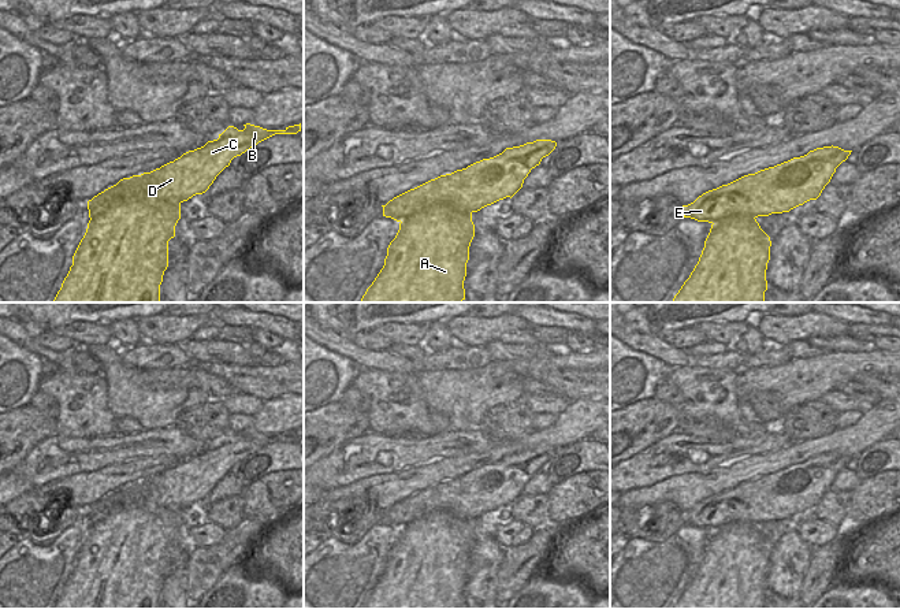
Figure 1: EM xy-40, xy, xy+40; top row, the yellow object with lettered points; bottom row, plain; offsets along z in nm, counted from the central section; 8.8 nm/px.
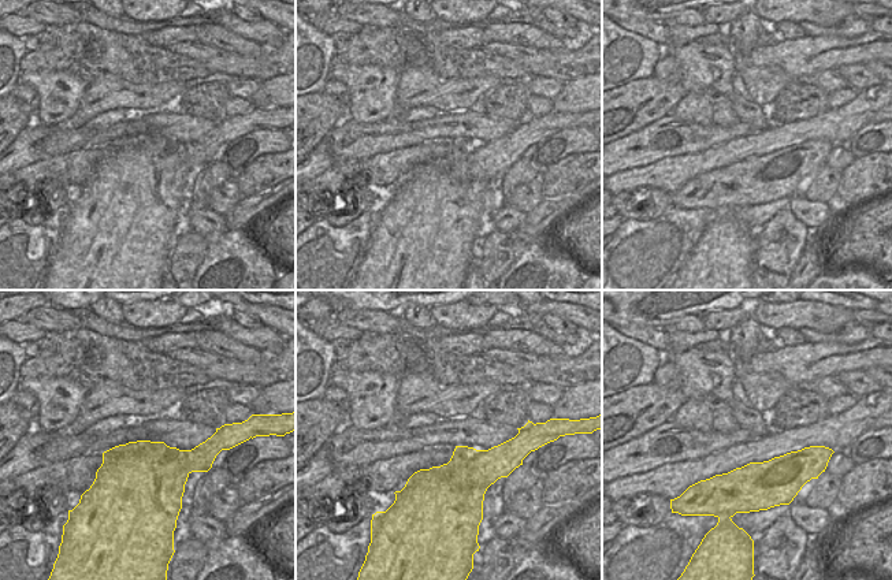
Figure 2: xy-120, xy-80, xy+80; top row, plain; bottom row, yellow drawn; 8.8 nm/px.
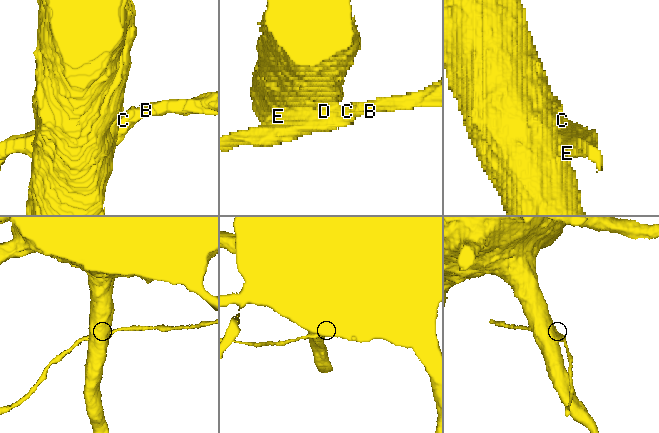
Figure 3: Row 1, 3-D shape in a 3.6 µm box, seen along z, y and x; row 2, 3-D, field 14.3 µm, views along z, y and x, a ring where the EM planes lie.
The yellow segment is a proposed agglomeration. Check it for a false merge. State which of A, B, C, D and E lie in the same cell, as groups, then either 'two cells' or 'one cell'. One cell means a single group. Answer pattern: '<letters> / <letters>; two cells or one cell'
A / B C D E; two cells

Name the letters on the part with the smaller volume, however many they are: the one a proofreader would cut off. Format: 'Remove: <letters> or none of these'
Remove: B, C, D, E

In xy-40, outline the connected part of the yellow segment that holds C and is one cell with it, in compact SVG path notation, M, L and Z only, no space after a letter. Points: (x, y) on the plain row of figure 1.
M250 430L243 431L243 437L228 432L217 446L208 448L204 453L183 460L181 464L170 468L160 475L141 482L120 486L116 491L105 495L88 508L89 524L93 524L122 509L144 508L150 513L159 513L161 509L183 509L196 501L205 500L216 483L230 472L231 467L241 463L259 449L275 441L297 441L301 438L301 430L289 432L284 437L267 437Z

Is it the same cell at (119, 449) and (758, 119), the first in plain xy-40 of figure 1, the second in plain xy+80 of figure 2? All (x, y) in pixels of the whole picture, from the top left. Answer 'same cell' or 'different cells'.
different cells

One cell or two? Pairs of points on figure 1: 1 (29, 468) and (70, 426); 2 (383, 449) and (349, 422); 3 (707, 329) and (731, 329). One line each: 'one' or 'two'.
1: two
2: two
3: one

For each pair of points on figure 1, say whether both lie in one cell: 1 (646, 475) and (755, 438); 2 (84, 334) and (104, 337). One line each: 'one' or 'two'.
1: one
2: one

